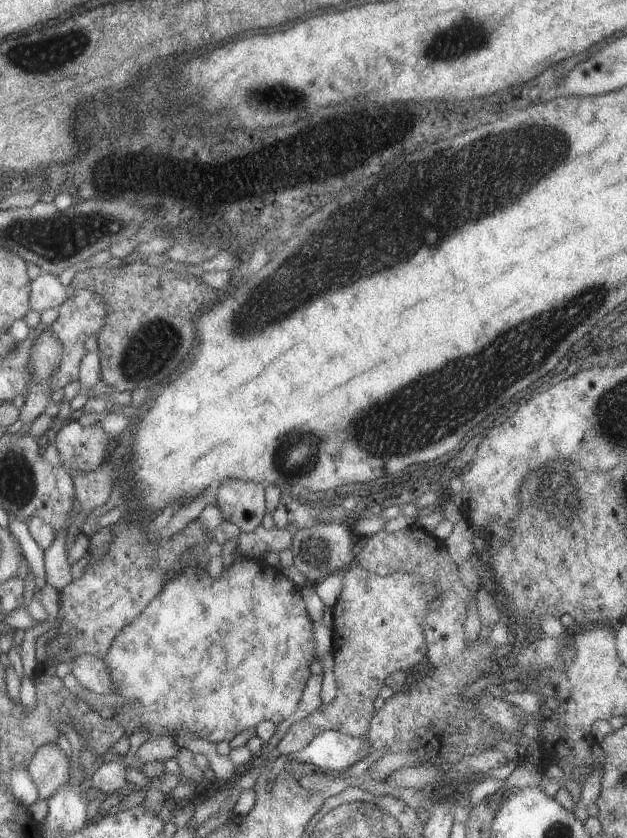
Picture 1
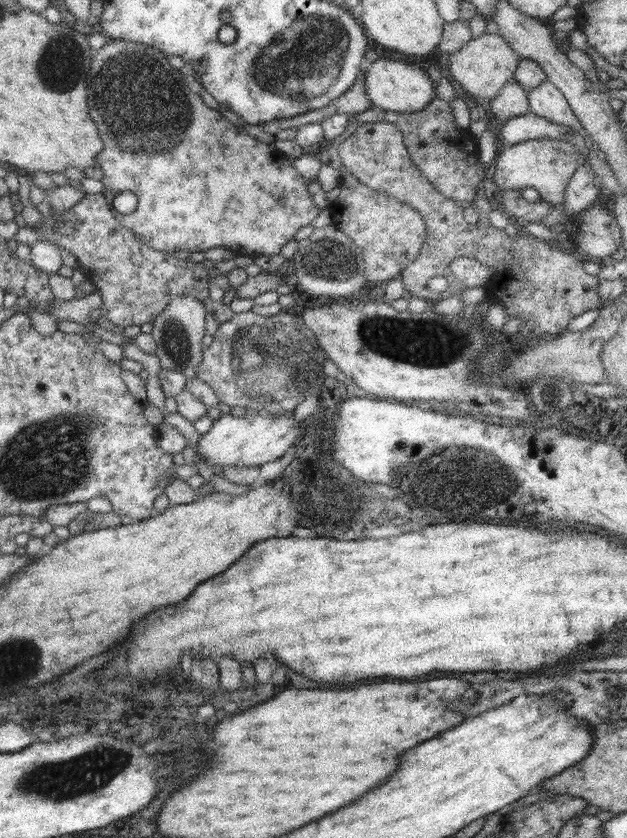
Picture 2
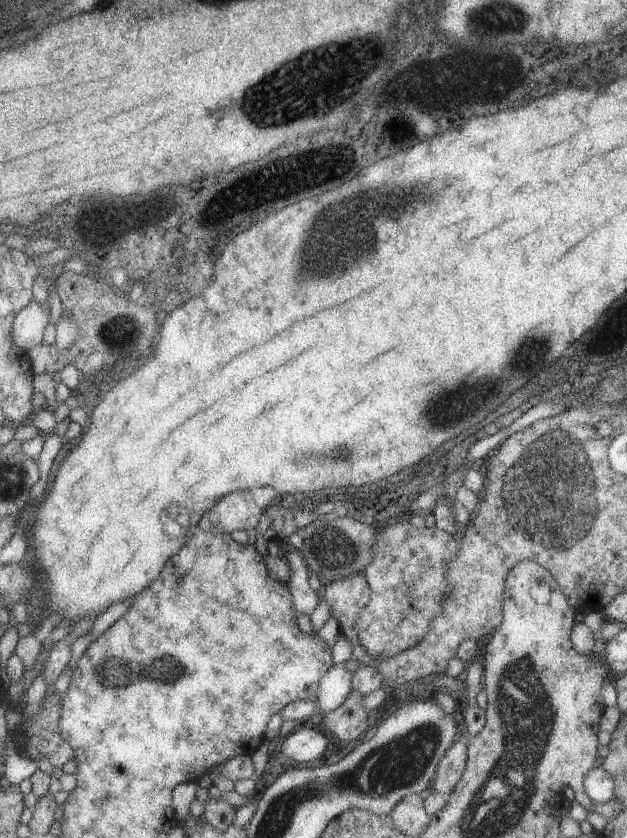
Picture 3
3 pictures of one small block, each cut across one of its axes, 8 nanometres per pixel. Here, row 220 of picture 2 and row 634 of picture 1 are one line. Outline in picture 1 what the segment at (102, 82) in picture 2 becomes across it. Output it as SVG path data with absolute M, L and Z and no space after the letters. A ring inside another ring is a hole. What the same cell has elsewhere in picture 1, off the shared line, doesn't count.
M248 559L234 561L227 570L223 570L220 580L212 580L206 568L200 566L188 566L186 570L178 572L175 577L166 583L159 595L140 613L140 616L129 625L126 625L113 640L112 646L105 656L109 673L115 682L115 694L136 700L136 709L115 707L121 709L121 714L116 717L125 732L130 737L135 737L136 728L141 724L150 727L151 737L158 735L171 736L178 729L188 729L189 733L199 734L206 741L213 744L220 741L230 742L238 733L250 727L257 727L261 722L270 721L275 725L290 718L297 710L298 702L302 698L302 692L311 677L310 664L316 658L314 649L314 634L312 633L313 620L307 613L303 601L301 587L295 585L281 569L271 567L263 559Z

